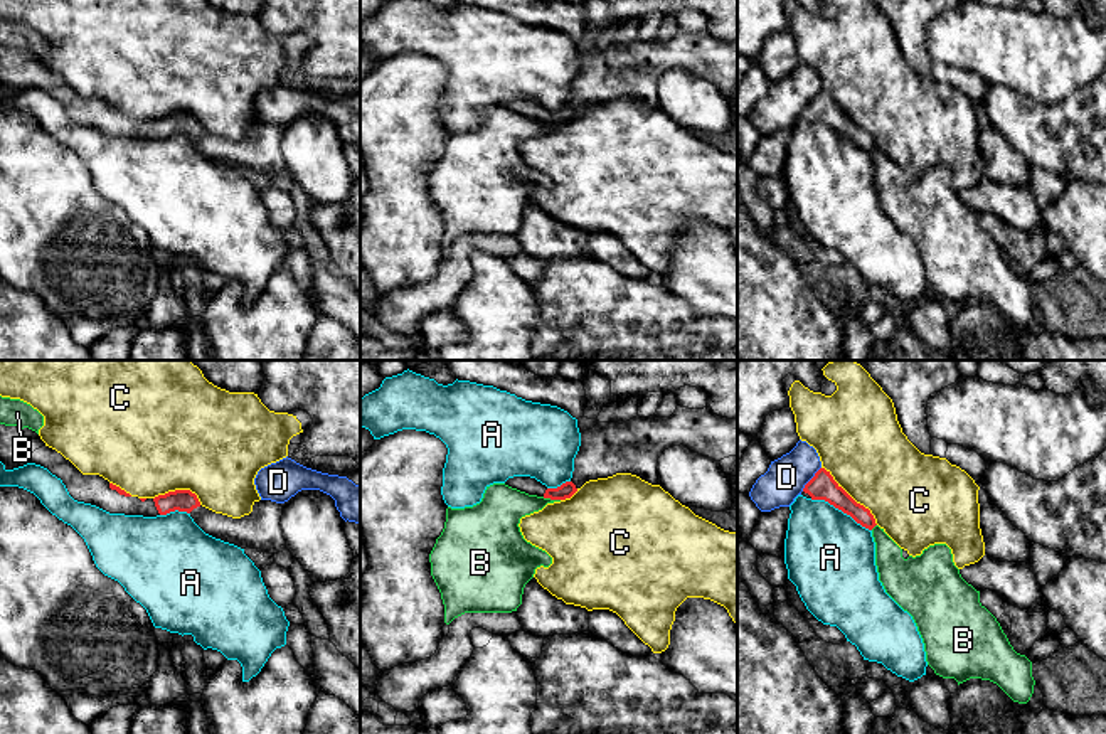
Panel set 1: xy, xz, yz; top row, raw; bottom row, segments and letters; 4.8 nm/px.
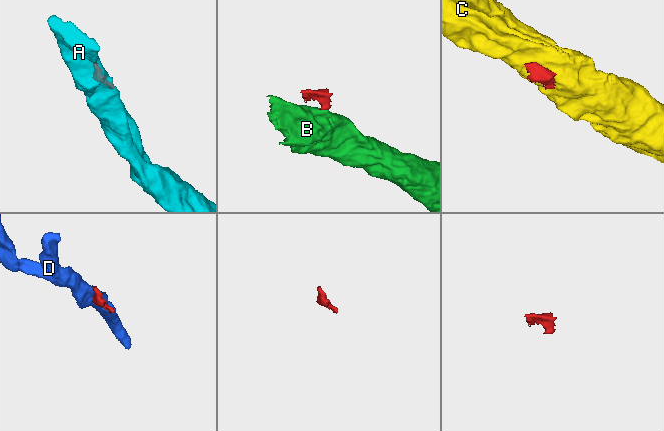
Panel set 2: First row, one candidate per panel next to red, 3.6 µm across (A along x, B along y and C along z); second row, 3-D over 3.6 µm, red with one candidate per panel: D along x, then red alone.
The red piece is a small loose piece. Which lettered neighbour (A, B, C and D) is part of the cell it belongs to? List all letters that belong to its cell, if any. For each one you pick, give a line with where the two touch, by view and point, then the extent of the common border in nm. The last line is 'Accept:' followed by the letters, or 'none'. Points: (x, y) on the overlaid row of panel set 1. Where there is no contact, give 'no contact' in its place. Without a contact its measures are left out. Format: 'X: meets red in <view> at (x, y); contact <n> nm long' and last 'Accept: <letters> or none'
Accept: none

